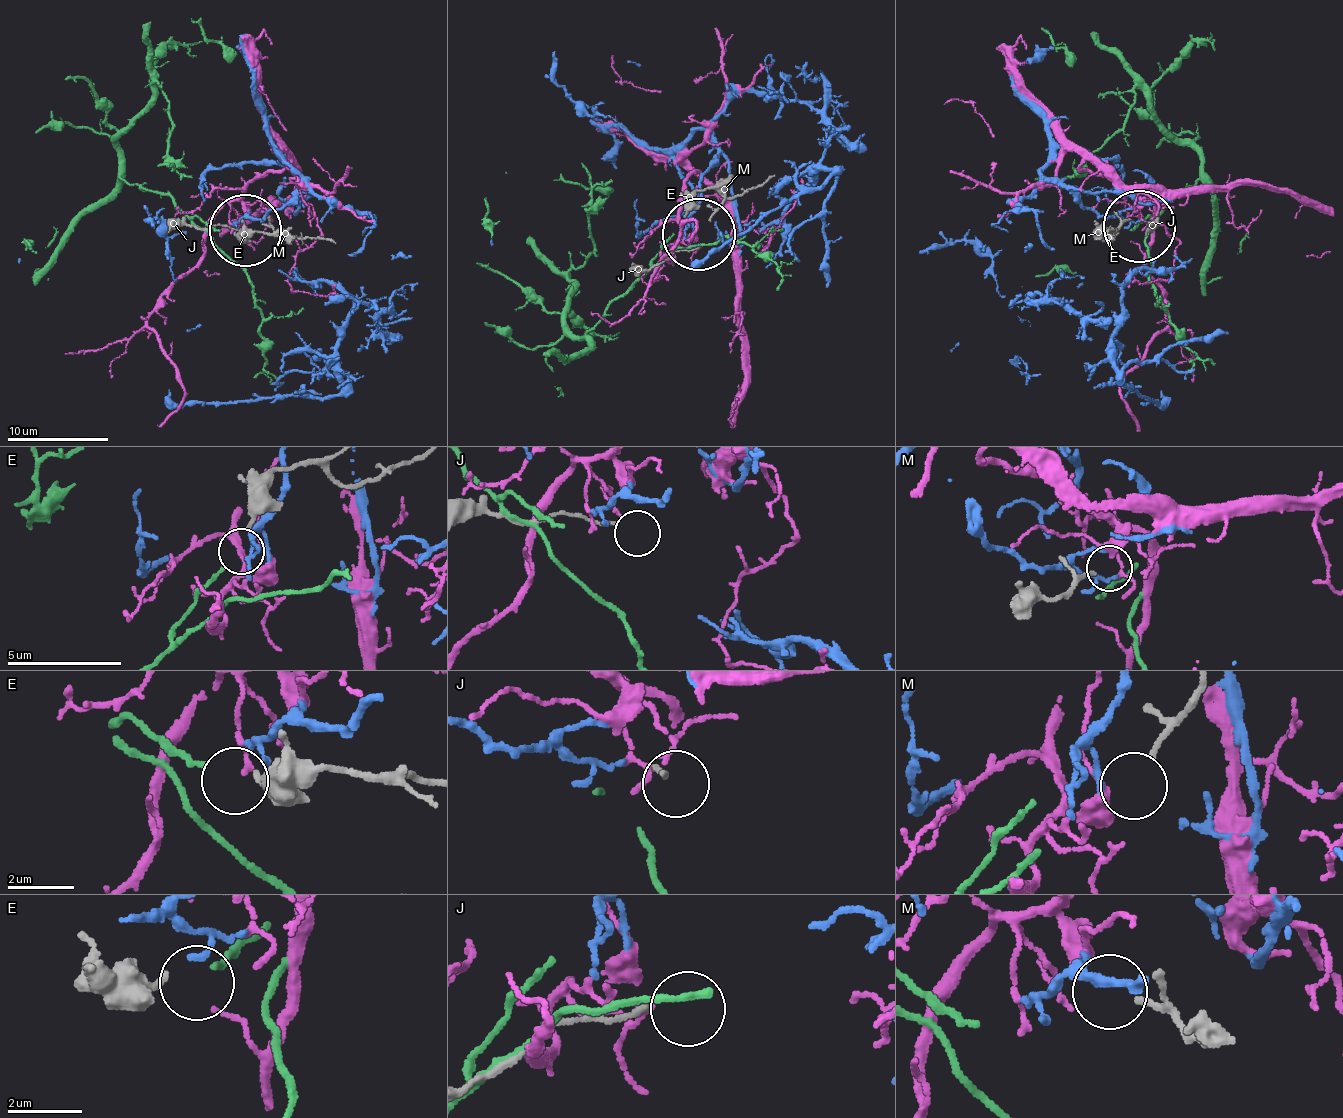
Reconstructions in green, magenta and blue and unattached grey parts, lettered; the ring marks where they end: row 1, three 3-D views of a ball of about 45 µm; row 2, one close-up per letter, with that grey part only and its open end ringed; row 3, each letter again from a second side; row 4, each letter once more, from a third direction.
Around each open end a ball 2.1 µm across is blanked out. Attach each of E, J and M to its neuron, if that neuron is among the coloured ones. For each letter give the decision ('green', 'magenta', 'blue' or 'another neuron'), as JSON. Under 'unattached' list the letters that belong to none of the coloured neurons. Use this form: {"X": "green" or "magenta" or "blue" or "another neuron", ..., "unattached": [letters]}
{"E": "green", "J": "another neuron", "M": "another neuron", "unattached": ["J", "M"]}

